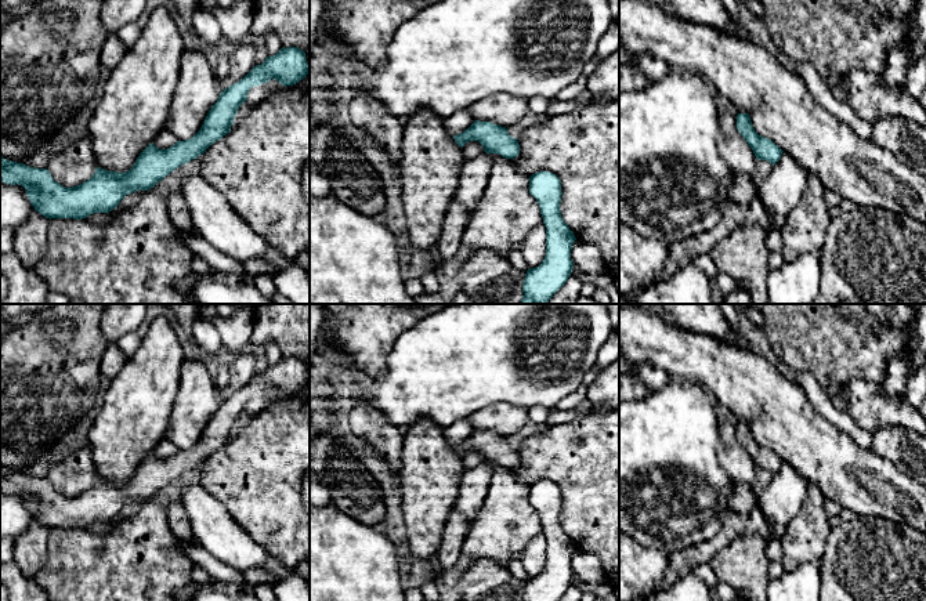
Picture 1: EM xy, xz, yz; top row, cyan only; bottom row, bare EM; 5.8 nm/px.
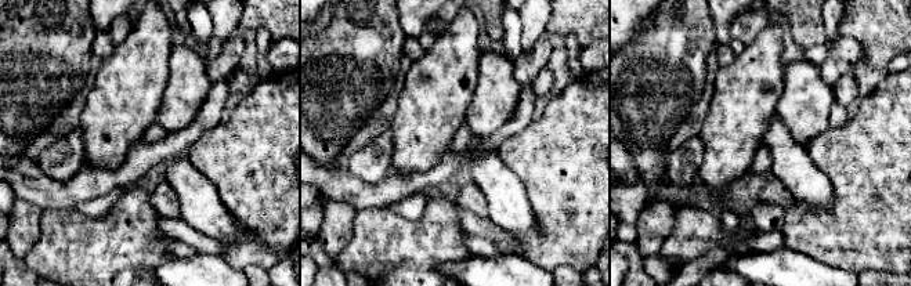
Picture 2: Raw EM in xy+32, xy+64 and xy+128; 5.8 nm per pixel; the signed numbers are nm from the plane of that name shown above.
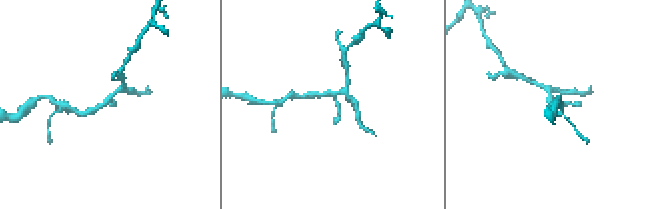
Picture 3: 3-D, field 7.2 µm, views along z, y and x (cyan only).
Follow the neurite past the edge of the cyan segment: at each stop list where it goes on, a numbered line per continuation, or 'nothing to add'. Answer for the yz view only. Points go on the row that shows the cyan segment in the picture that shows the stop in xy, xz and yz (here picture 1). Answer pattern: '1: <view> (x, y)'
nothing to add

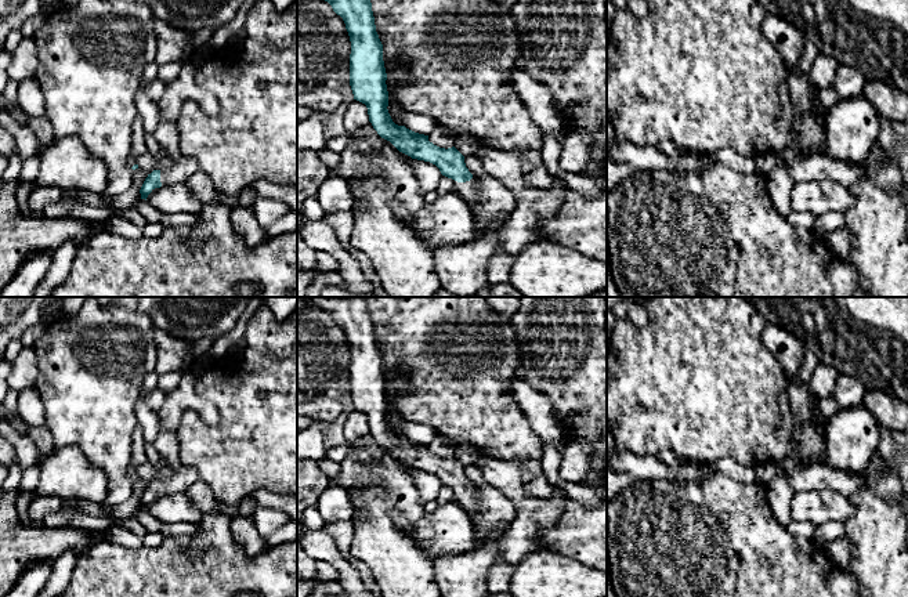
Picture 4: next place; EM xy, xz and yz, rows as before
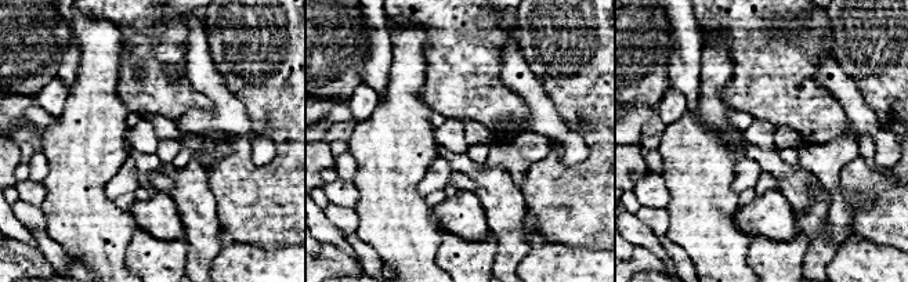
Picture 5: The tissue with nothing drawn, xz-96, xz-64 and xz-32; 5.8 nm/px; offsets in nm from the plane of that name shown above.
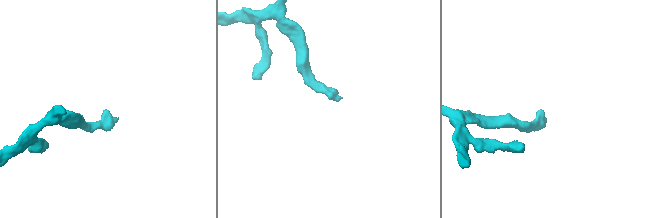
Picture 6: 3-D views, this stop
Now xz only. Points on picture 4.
1: xz (467, 190)

